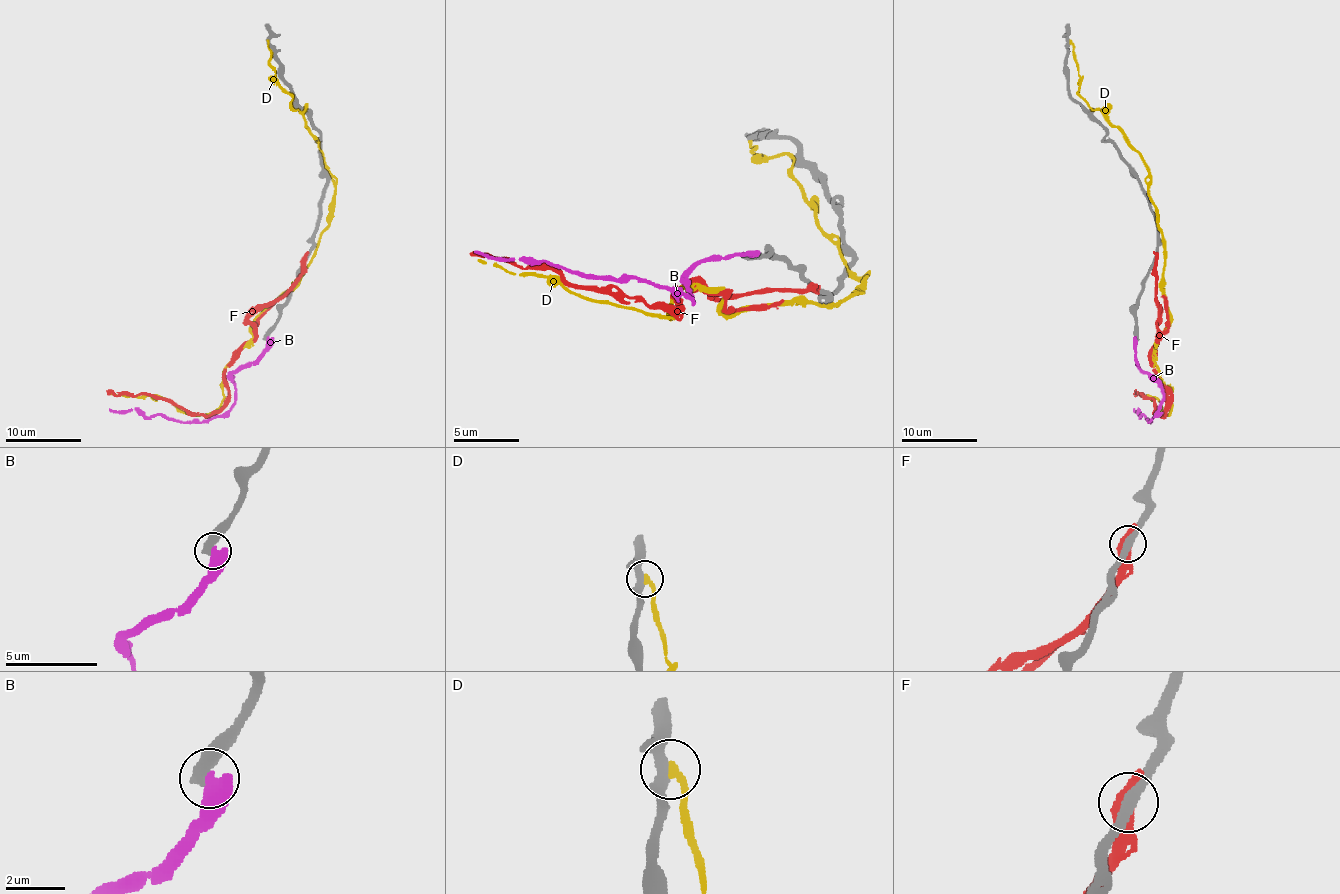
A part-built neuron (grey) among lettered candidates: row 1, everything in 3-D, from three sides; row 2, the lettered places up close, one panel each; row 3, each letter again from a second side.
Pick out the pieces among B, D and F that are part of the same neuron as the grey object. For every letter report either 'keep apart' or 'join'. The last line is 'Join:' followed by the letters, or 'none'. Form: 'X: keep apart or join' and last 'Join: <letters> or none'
B: keep apart
D: keep apart
F: keep apart
Join: none

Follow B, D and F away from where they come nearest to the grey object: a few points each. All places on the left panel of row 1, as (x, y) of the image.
B: (267, 338), (267, 347), (233, 374), (235, 402), (223, 414), (172, 421), (110, 408)
D: (267, 42), (333, 180), (316, 254), (256, 319), (218, 408), (191, 414), (112, 393)
F: (305, 260), (248, 319), (254, 336), (225, 368), (220, 410), (106, 391)

